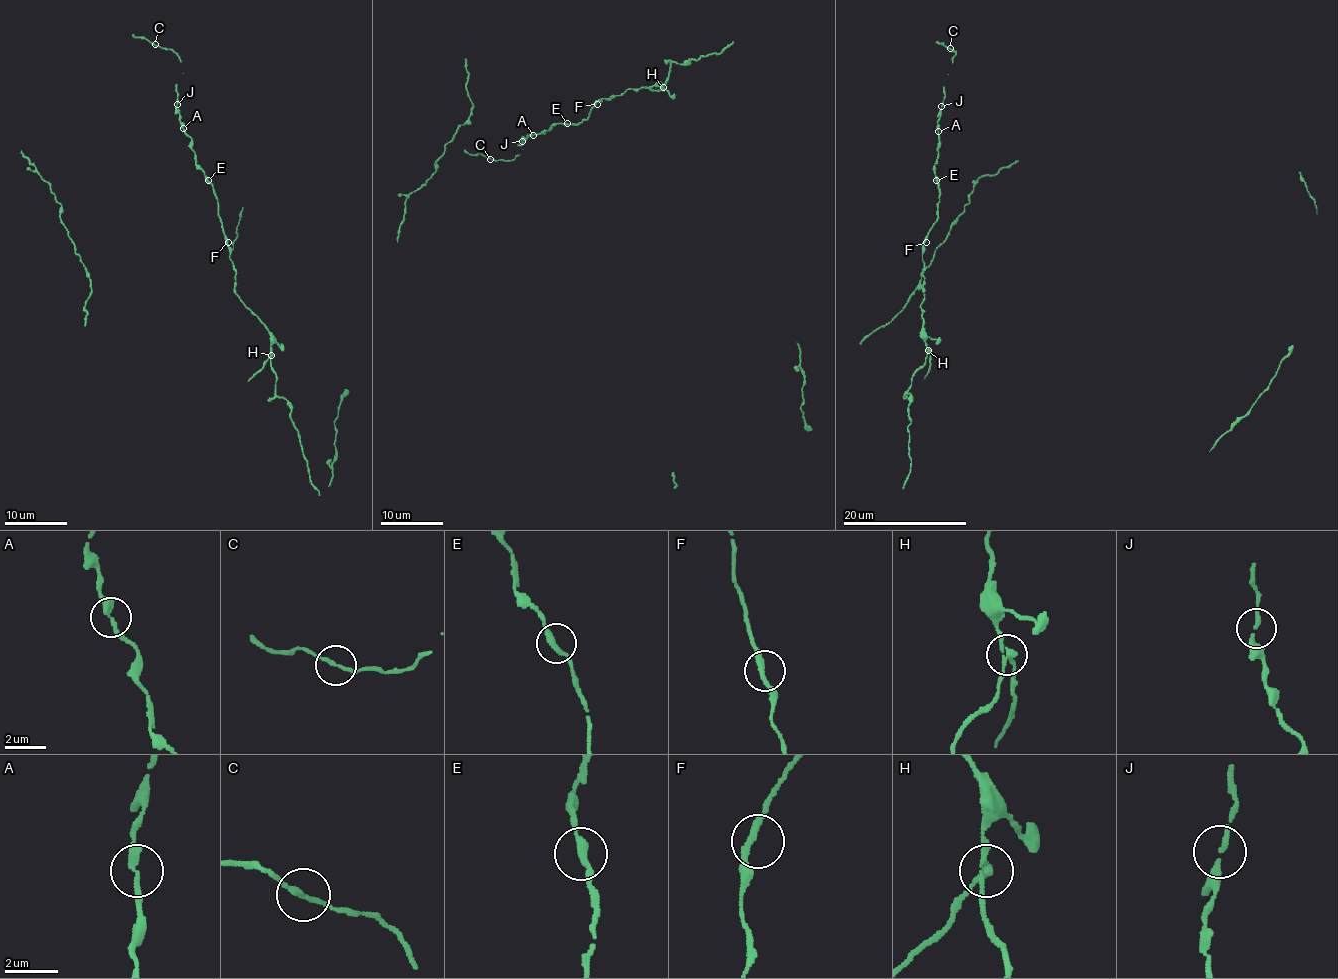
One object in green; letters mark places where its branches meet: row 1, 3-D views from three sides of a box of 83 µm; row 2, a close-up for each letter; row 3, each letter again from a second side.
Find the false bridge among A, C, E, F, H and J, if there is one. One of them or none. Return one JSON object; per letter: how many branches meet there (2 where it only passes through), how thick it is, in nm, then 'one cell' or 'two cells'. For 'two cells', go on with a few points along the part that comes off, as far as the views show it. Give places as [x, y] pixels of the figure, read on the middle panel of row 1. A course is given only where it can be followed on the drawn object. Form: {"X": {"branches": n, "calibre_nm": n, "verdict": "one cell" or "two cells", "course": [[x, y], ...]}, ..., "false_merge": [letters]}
{"A": {"branches": 2, "calibre_nm": 240, "verdict": "one cell"}, "C": {"branches": 2, "calibre_nm": 170, "verdict": "one cell"}, "E": {"branches": 2, "calibre_nm": 260, "verdict": "one cell"}, "F": {"branches": 2, "calibre_nm": 260, "verdict": "one cell"}, "H": {"branches": 3, "calibre_nm": 200, "verdict": "two cells", "course": [[663, 87], [656, 90], [644, 86]]}, "J": {"branches": 2, "calibre_nm": 170, "verdict": "one cell"}, "false_merge": ["H"]}

